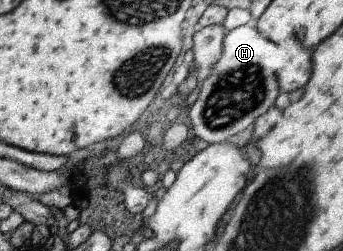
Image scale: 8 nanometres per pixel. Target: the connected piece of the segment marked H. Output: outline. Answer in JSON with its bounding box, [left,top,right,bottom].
[189,25,279,144]

